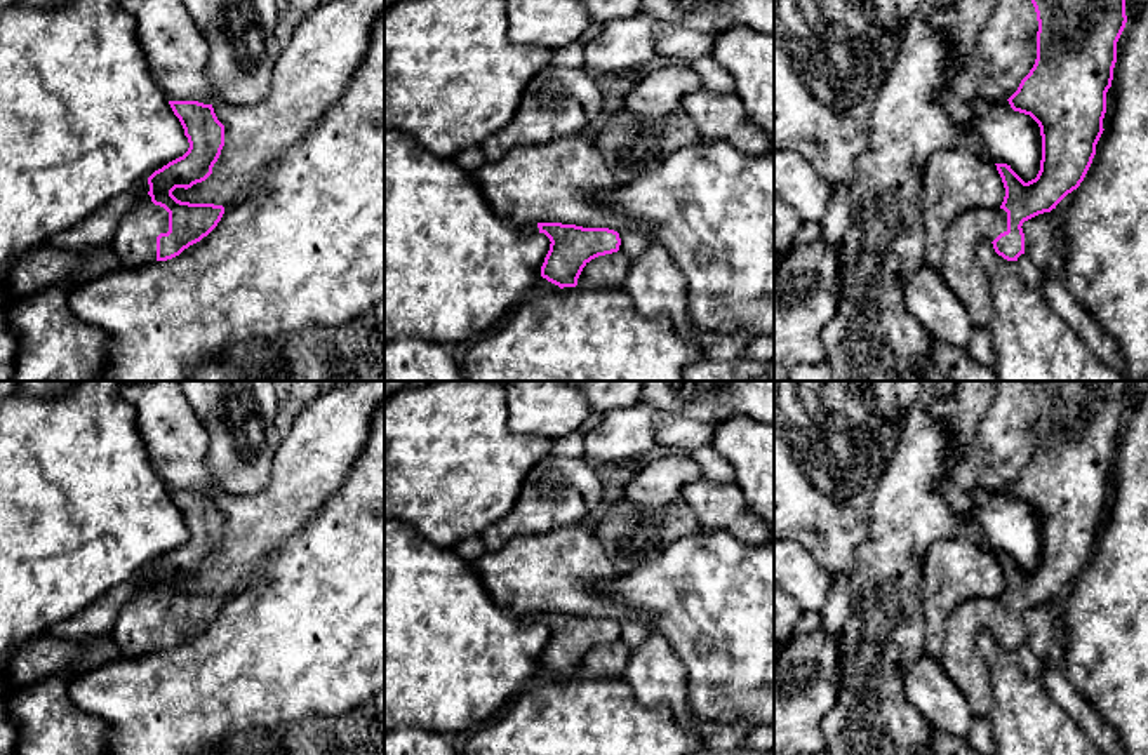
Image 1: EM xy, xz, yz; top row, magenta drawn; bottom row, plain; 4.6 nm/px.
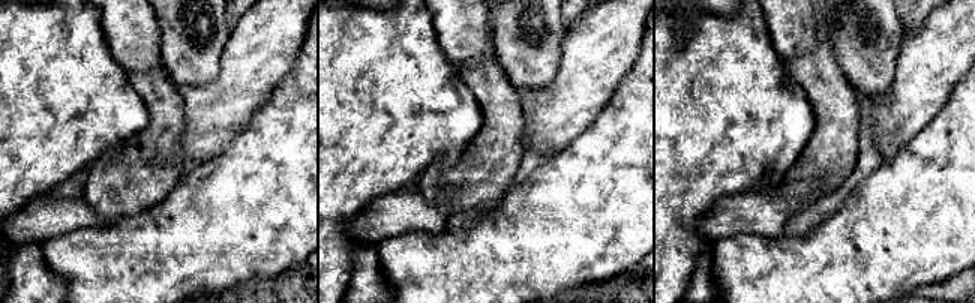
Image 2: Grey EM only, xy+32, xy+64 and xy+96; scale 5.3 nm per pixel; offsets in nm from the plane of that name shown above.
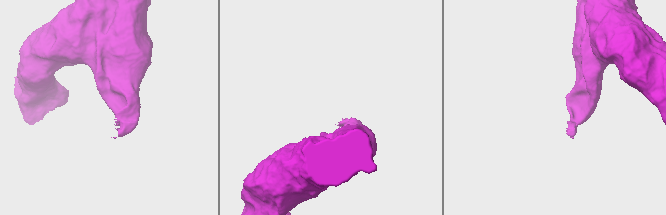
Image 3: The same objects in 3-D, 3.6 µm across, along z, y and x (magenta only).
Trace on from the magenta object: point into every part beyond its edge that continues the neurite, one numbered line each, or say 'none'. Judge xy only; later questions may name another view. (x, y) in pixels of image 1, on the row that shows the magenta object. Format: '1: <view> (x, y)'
1: xy (134, 242)

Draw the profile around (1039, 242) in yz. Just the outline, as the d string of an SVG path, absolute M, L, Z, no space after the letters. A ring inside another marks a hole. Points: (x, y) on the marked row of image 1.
M1049 212L1025 221L1021 228L1025 233L1025 254L1038 270L1045 271L1049 254L1058 247L1052 235Z

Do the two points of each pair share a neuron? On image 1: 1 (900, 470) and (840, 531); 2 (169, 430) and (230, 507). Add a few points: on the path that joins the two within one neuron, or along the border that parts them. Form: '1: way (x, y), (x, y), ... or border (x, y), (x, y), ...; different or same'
1: border (887, 463), (874, 493), (867, 534), (861, 540); different
2: border (218, 491), (213, 496); different

